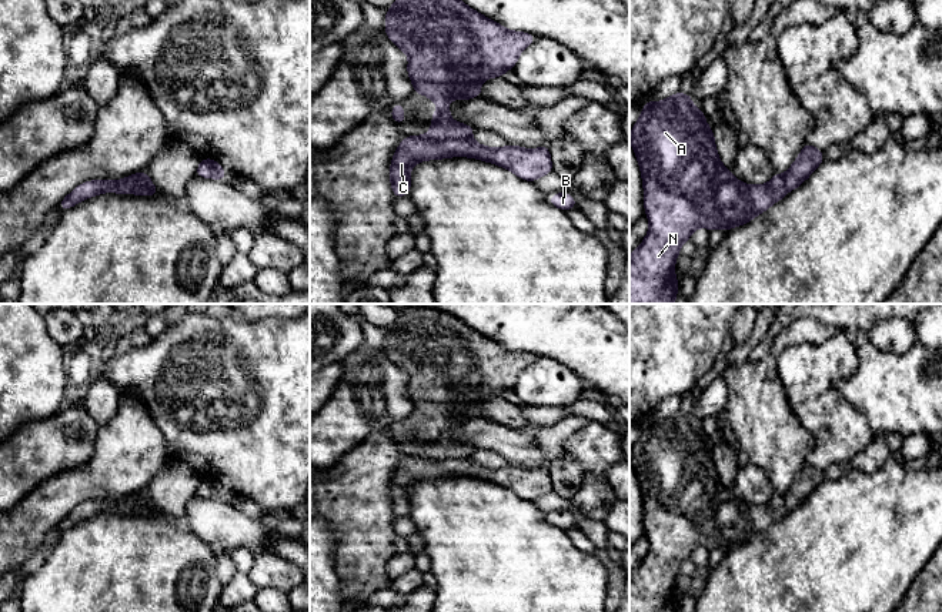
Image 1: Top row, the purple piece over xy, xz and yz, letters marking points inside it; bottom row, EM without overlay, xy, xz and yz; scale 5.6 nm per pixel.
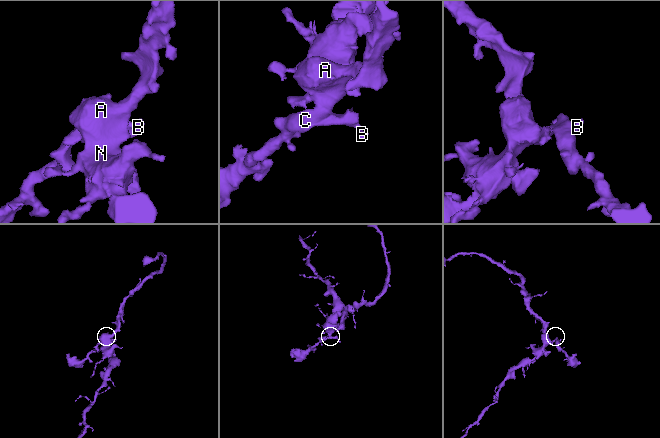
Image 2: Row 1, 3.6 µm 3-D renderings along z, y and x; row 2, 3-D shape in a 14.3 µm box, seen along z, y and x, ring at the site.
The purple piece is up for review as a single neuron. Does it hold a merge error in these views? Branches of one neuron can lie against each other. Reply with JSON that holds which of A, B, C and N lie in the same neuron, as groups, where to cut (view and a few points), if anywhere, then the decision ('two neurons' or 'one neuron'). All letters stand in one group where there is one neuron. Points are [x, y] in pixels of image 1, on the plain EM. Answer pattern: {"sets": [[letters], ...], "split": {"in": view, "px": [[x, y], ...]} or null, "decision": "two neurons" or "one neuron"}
{"sets": [["A", "N"], ["B", "C"]], "split": {"in": "xy", "px": [[113, 510], [119, 501], [123, 505], [142, 507], [154, 514]]}, "decision": "two neurons"}

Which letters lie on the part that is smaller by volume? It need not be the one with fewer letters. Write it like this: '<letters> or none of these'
B, C

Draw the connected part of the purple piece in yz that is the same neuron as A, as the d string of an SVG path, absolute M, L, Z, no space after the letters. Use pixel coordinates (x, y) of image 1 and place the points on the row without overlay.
M677 412L664 421L645 421L639 439L634 444L629 464L634 466L644 502L645 535L649 551L642 563L629 575L629 612L678 612L678 598L674 593L675 579L681 565L691 558L698 546L725 551L749 542L786 514L785 498L774 494L764 505L748 505L738 501L725 488L716 472L714 449L706 445L705 434L695 428L691 414Z

